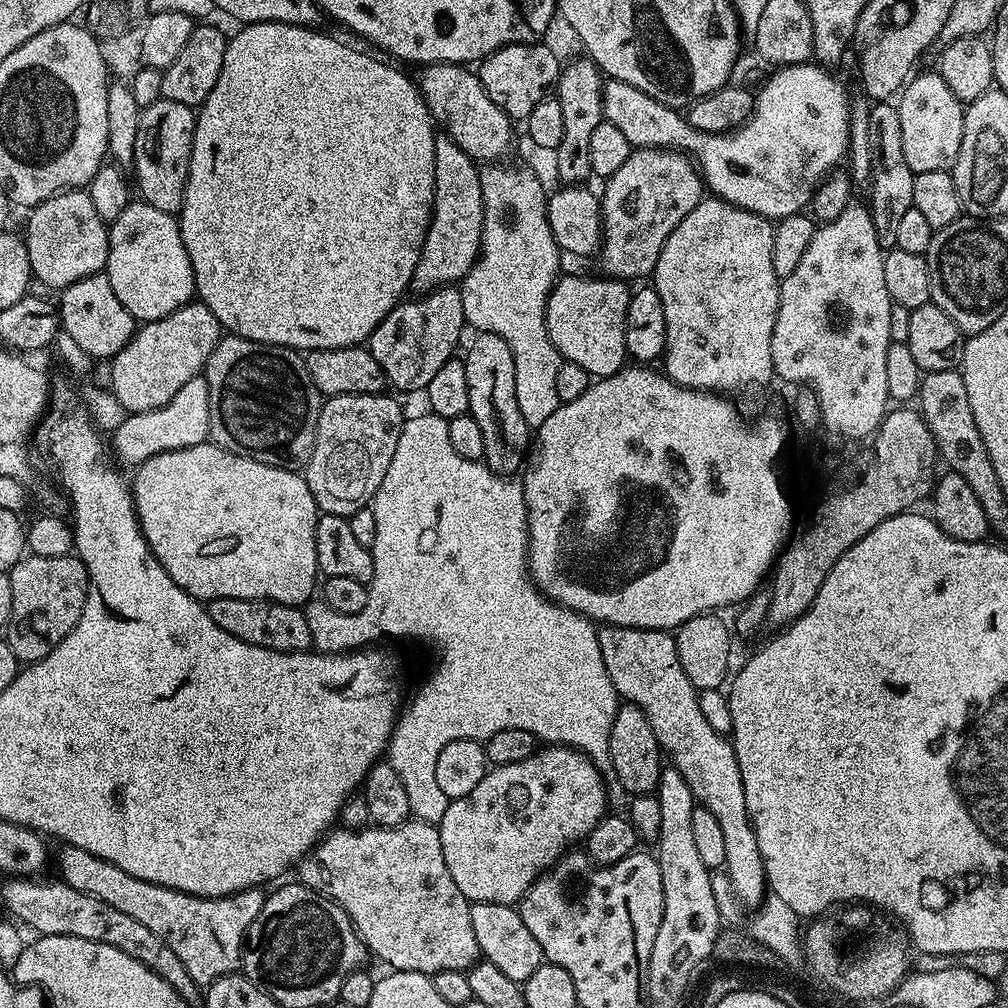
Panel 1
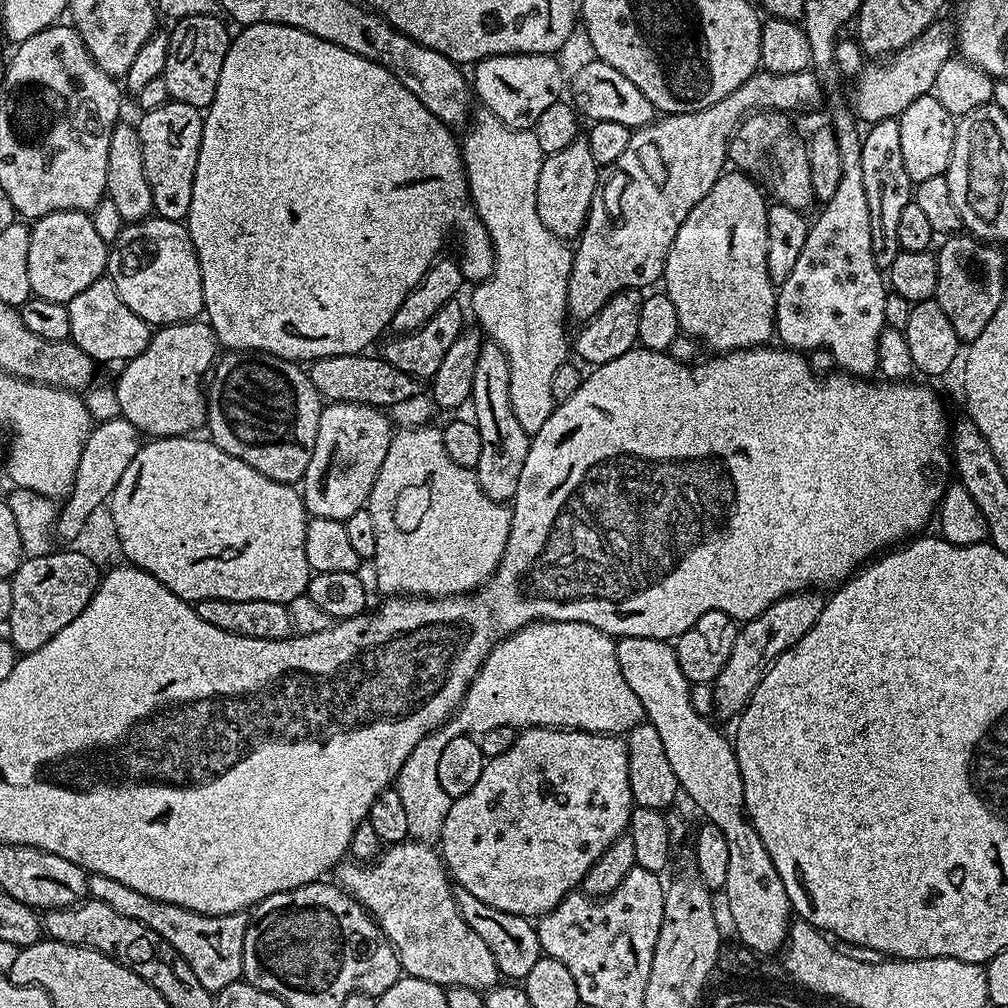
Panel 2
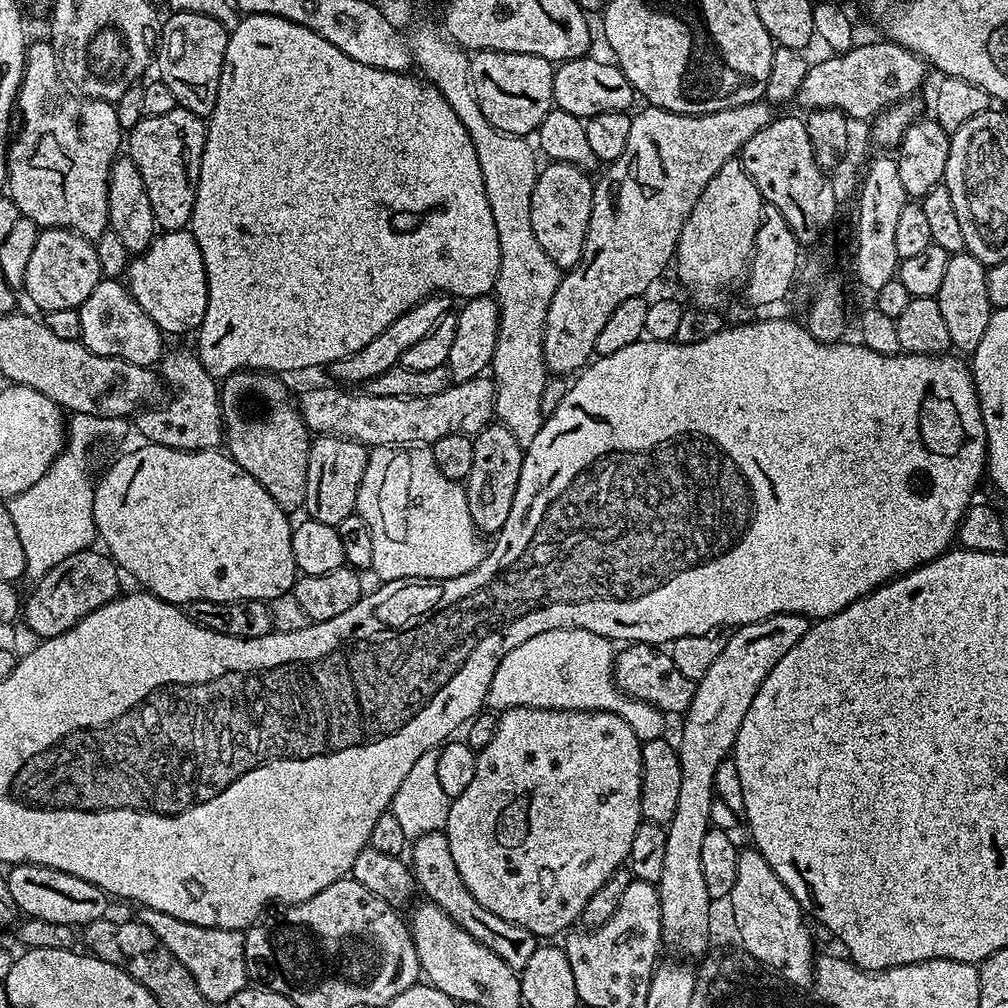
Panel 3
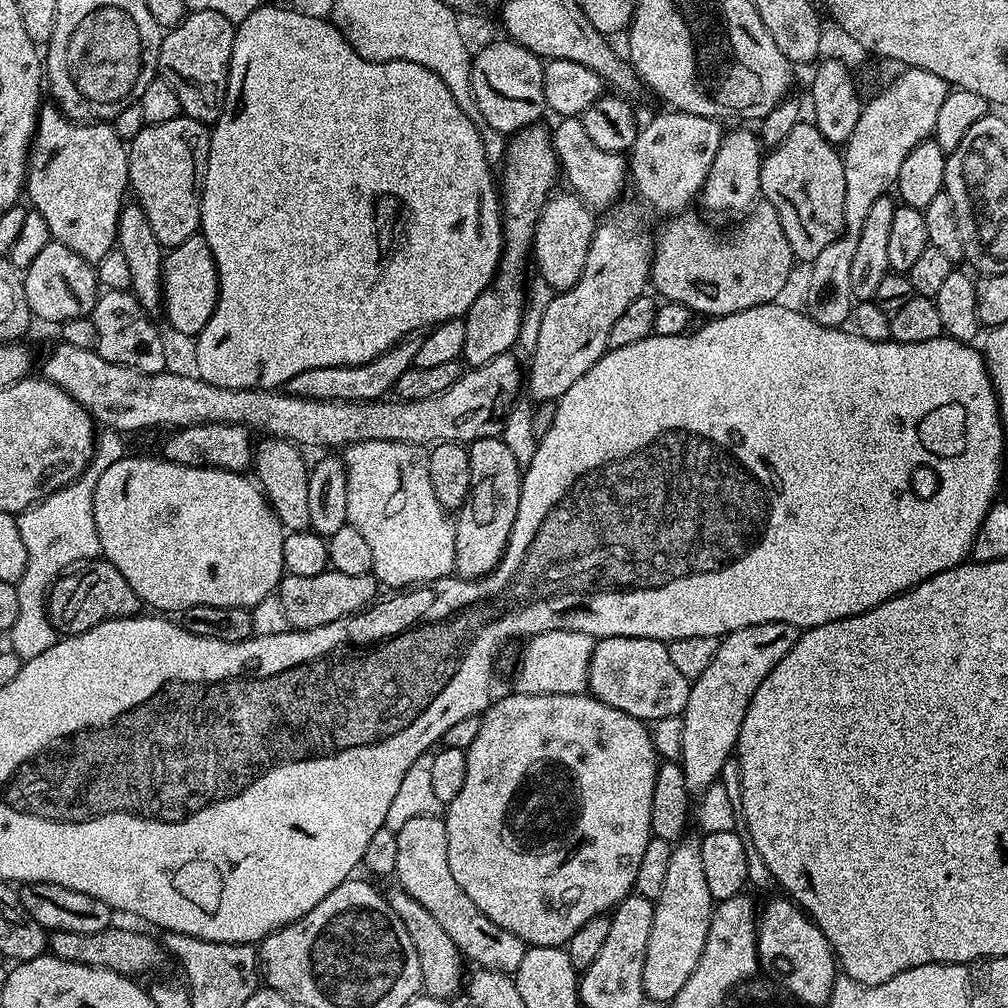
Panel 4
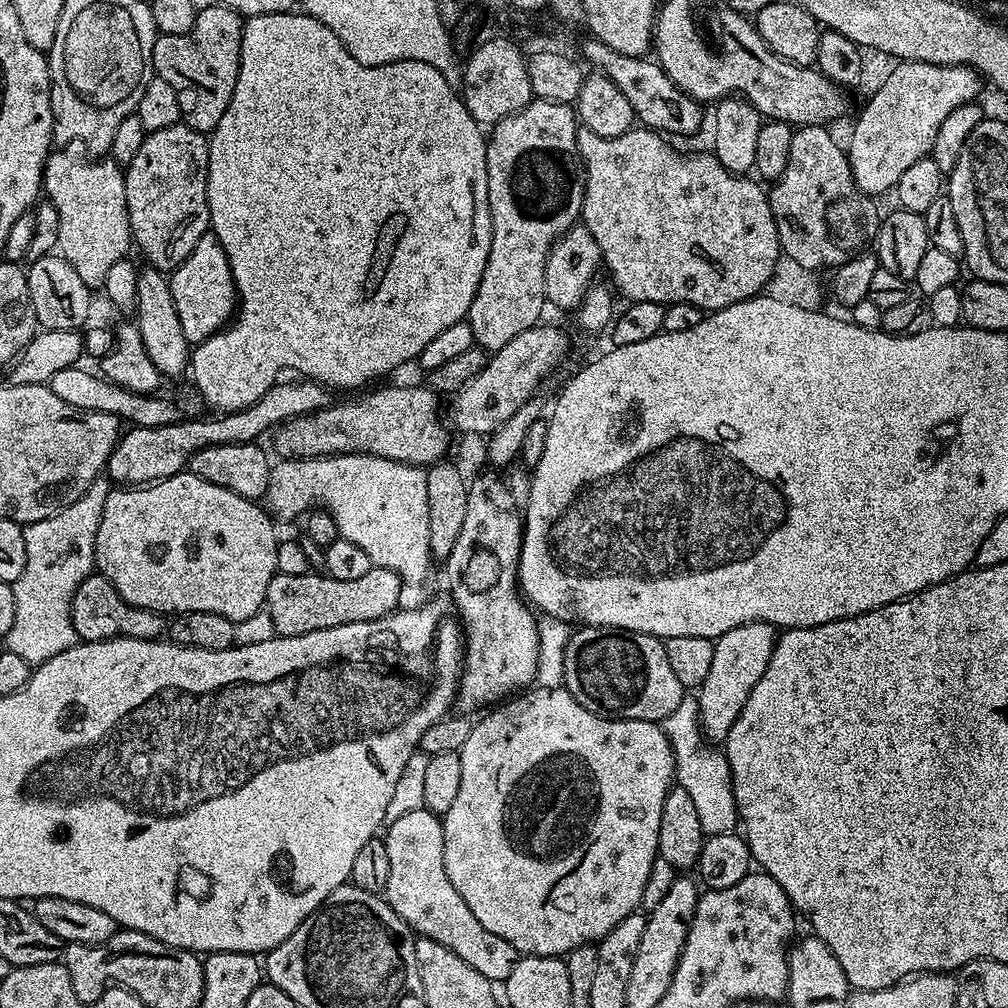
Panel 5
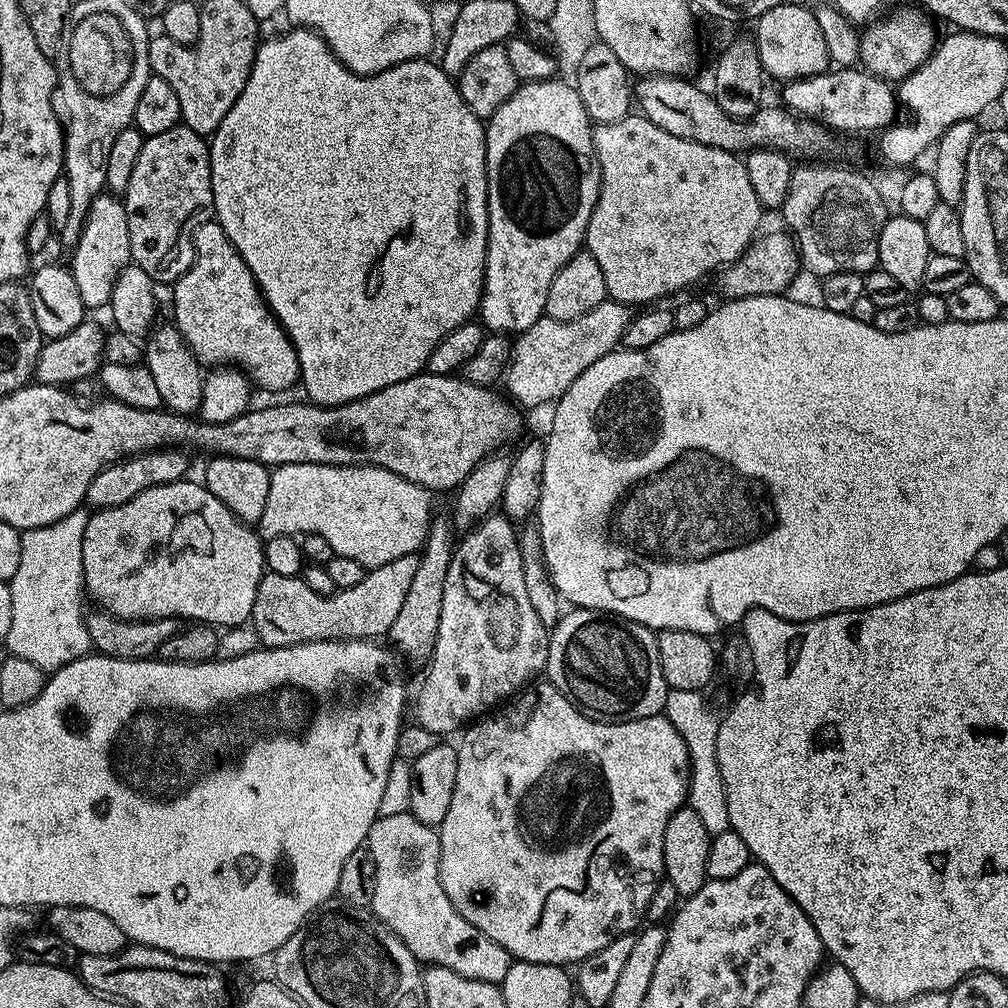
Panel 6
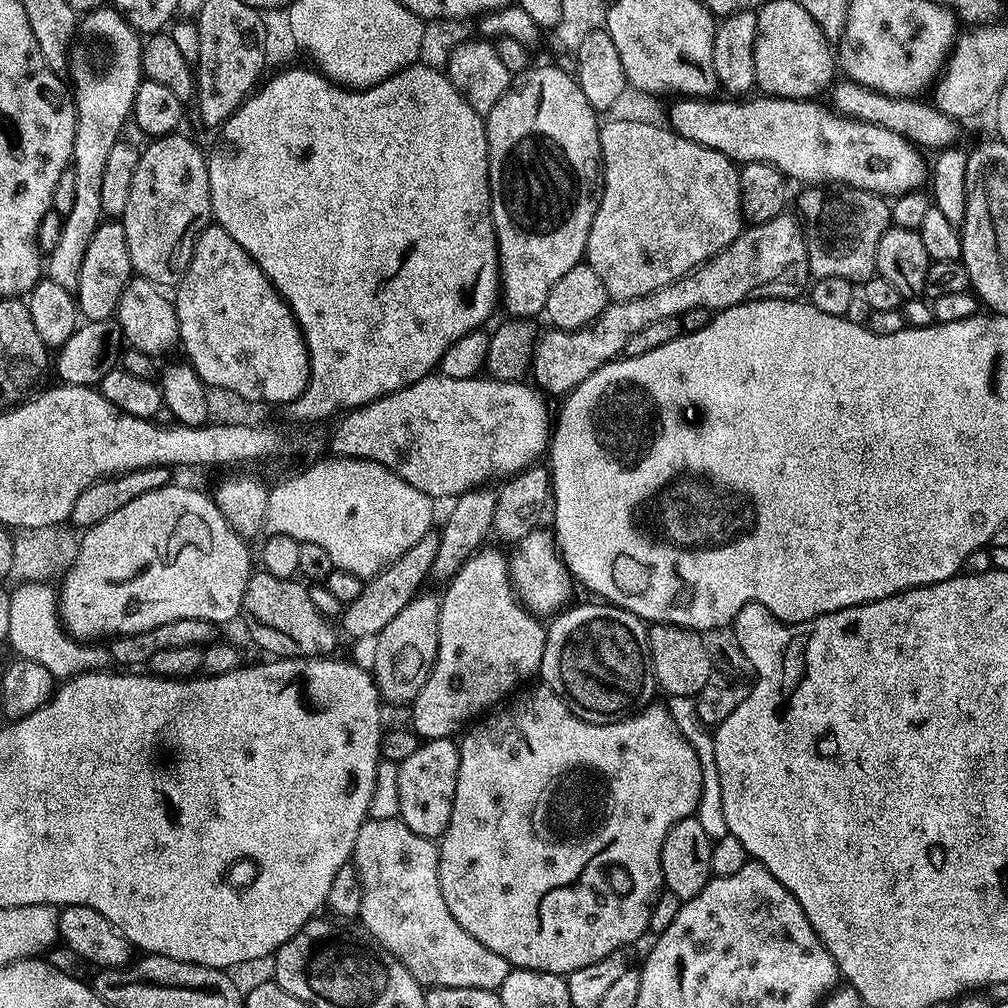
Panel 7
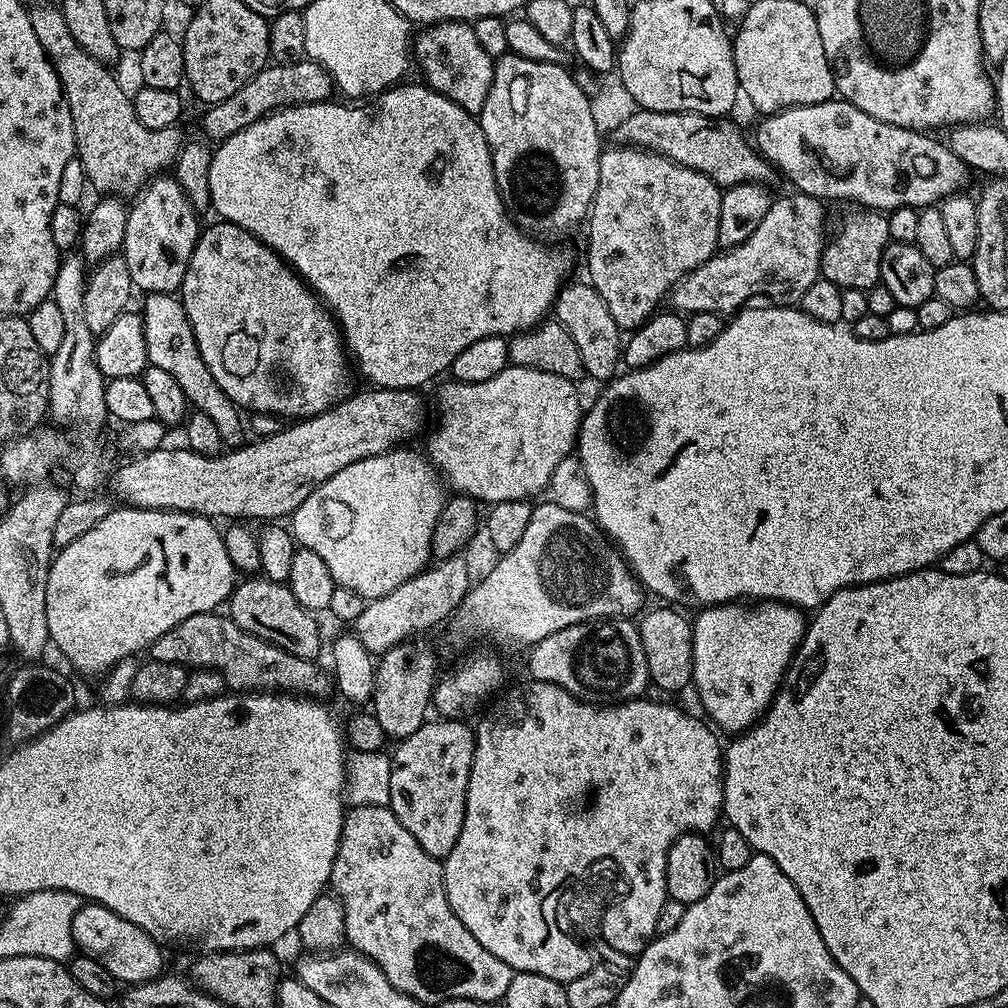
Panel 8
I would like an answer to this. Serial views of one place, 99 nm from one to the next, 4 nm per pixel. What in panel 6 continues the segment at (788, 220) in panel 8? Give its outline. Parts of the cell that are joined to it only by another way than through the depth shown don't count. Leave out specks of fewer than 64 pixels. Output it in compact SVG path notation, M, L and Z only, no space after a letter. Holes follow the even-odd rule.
M787 231L768 232L757 235L734 263L725 264L715 277L716 288L721 297L741 300L744 296L778 296L789 291L796 271L801 271L800 254L796 251L796 242ZM607 299L594 306L590 314L582 314L582 318L574 318L570 322L558 322L549 316L541 316L534 326L515 337L502 377L503 391L524 410L536 408L539 404L551 405L559 400L578 374L590 370L598 358L606 358L606 354L617 351L633 315L629 305Z

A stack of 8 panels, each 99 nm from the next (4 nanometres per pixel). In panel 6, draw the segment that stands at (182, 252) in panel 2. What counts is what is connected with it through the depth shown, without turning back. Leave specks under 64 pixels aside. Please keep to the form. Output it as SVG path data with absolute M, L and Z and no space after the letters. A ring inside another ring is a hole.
M215 219L198 226L192 239L194 242L194 262L186 274L175 281L172 292L172 308L176 311L174 323L176 329L184 335L197 360L204 366L235 366L248 377L253 385L265 388L268 392L284 392L300 379L298 354L292 345L292 339L284 332L284 327L276 321L276 316L264 301L264 295L256 280L250 274L250 266L242 262L242 254L226 238L222 226Z

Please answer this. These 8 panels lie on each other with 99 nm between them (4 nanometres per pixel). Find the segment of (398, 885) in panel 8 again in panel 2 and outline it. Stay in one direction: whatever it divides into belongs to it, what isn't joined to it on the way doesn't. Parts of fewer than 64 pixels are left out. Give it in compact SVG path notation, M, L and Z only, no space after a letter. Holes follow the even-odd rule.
M457 887L454 895L462 918L466 918L466 926L470 926L470 930L474 930L474 934L478 934L482 942L486 942L490 954L494 954L494 962L501 977L512 982L523 982L526 974L530 974L534 962L538 962L542 955L535 923L527 916L494 910L494 906L486 906L482 898L474 898L474 894L470 894L470 890L465 888Z

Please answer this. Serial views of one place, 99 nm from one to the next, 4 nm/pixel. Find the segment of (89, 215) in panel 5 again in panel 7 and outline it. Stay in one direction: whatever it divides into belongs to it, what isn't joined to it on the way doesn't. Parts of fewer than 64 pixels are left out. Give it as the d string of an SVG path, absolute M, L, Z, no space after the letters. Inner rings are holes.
M101 222L94 238L90 238L90 246L82 262L82 278L78 278L78 286L74 289L74 300L78 305L79 315L85 321L113 319L122 298L122 290L133 276L123 223Z

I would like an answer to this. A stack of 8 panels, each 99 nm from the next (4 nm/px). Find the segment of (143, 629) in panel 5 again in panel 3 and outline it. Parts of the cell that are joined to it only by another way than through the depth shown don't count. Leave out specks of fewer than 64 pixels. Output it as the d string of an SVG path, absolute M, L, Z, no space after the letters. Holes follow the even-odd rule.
M85 550L70 554L66 562L58 562L42 579L35 581L29 596L22 600L22 624L41 640L49 640L66 630L70 630L86 614L106 606L121 595L118 565L103 551Z

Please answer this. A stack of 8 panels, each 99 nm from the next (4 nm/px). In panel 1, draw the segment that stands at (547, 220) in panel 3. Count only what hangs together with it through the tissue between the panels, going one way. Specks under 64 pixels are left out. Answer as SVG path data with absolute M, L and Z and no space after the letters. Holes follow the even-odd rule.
M587 58L567 61L560 69L560 81L554 89L554 99L562 106L562 142L554 150L556 172L565 185L583 185L592 176L590 166L590 138L604 118L604 81L596 63Z

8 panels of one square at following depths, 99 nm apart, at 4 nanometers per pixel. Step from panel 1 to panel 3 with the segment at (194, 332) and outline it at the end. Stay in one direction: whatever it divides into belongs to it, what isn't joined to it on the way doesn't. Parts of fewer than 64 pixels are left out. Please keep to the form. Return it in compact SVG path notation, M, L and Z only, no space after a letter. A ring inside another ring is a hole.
M188 348L165 351L159 365L163 383L172 387L172 397L161 408L149 406L134 420L134 428L149 444L183 452L210 452L224 444L224 419L217 381L202 366L199 355ZM137 419L137 420L136 420Z

